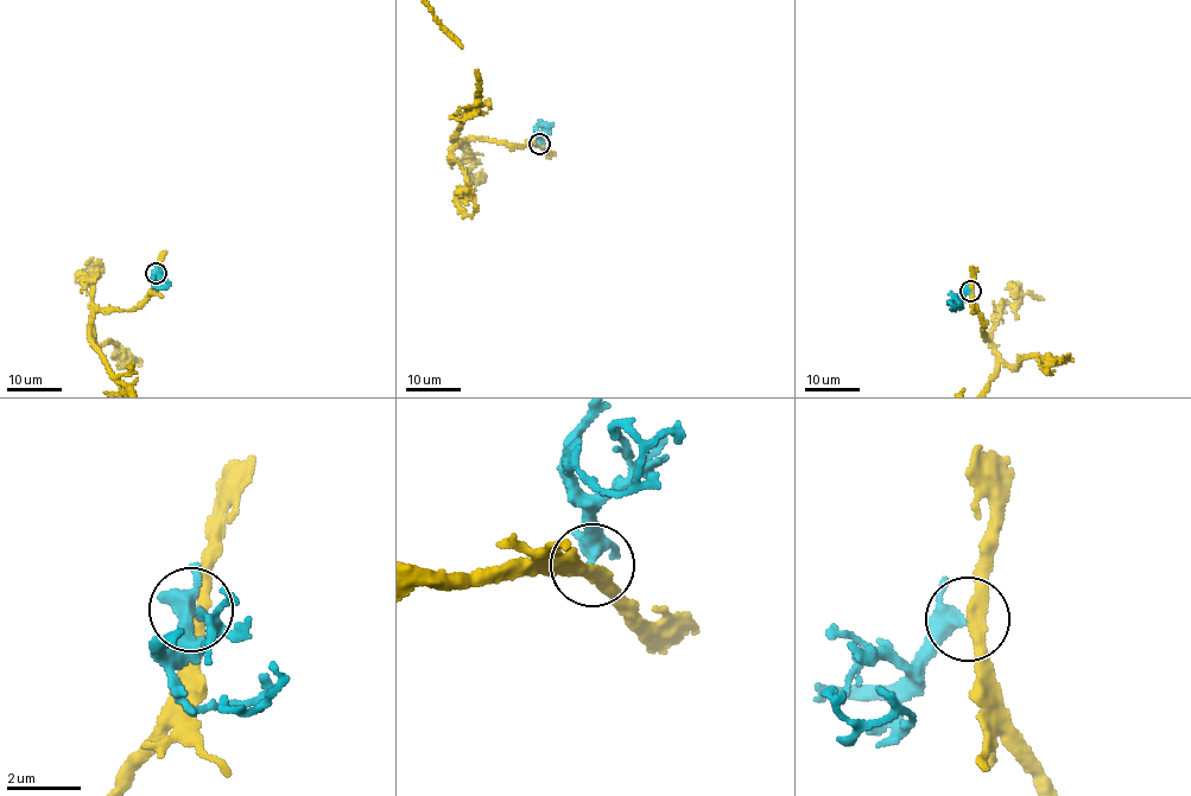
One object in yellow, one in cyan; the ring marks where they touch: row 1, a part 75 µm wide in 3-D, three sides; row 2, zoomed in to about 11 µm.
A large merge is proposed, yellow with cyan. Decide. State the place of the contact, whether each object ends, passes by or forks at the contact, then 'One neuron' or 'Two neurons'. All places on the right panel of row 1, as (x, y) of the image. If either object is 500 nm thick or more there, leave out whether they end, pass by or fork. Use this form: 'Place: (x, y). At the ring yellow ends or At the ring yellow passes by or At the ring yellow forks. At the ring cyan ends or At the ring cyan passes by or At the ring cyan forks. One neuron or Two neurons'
Place: (970, 291). At the ring yellow passes by. At the ring cyan passes by. One neuron

